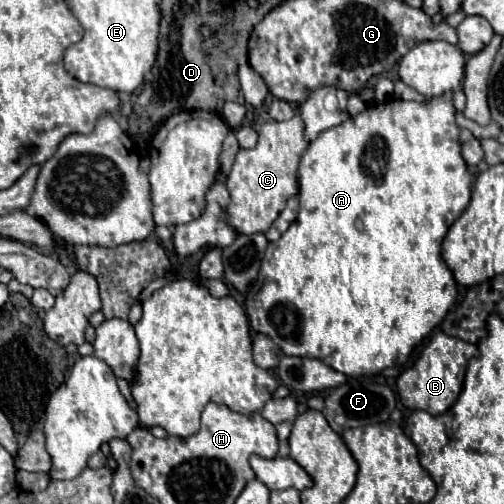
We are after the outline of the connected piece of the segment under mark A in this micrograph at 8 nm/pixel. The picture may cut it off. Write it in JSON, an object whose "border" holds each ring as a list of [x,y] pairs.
{"border":[[[450,95],[432,99],[430,103],[394,99],[390,103],[372,105],[360,115],[350,117],[342,125],[332,127],[320,133],[314,141],[310,141],[306,153],[300,159],[300,169],[298,169],[298,183],[300,183],[298,217],[276,243],[268,245],[258,279],[252,285],[252,289],[246,293],[246,303],[244,303],[246,315],[250,327],[256,333],[270,337],[288,357],[320,359],[322,363],[330,365],[334,371],[344,373],[346,377],[370,377],[384,371],[386,367],[404,365],[408,361],[412,349],[434,329],[434,325],[442,321],[442,317],[448,313],[448,309],[456,299],[454,275],[446,267],[440,253],[442,253],[442,241],[450,225],[462,215],[462,211],[470,203],[472,177],[460,155],[460,139],[458,139],[460,129],[454,123],[454,113],[456,109],[452,105]]]}

